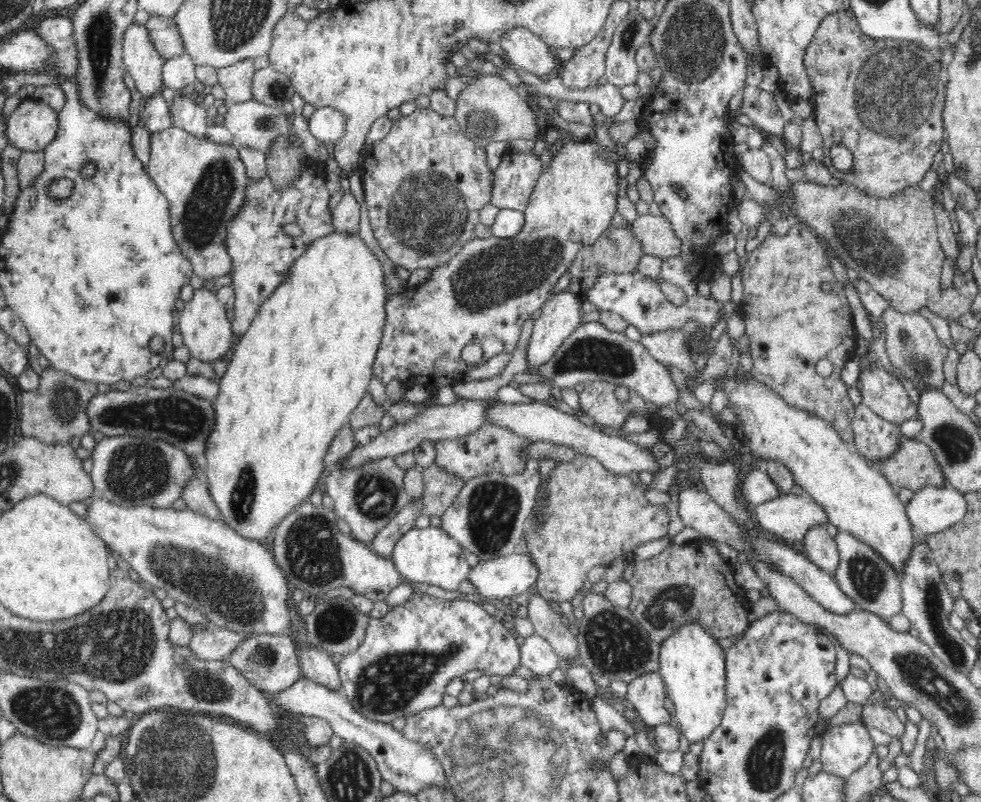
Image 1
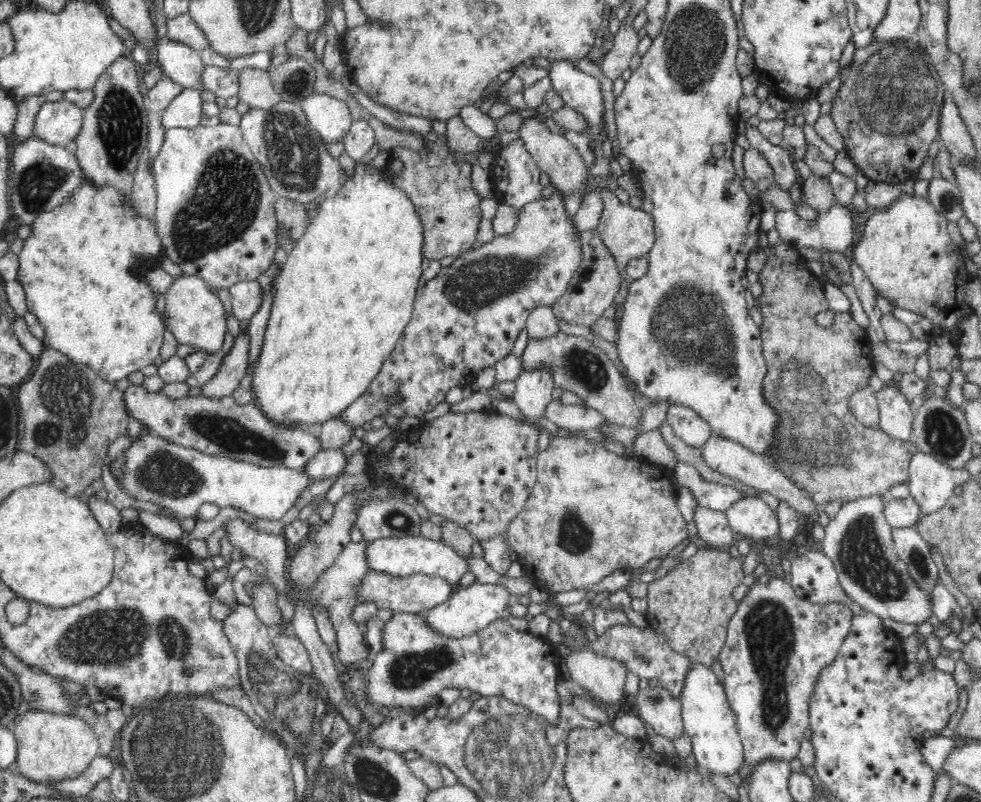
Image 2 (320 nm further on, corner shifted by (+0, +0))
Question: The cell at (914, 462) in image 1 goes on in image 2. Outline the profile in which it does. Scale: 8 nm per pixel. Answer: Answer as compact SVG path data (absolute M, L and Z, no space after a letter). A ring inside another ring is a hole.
M781 242L774 244L769 250L765 248L766 263L762 264L762 271L758 272L758 284L762 284L762 295L760 300L762 304L759 306L759 310L762 315L762 326L760 330L760 336L762 341L763 355L767 364L767 373L763 380L763 391L769 394L767 400L777 404L777 411L781 412L782 424L778 425L778 444L777 448L783 450L781 455L770 455L771 461L777 467L778 470L784 472L793 481L794 484L801 486L806 492L811 494L813 501L816 505L821 504L825 506L826 502L832 500L840 500L842 503L855 501L860 496L874 496L878 494L881 496L887 496L890 488L894 484L907 483L909 479L909 462L912 455L918 451L917 446L909 441L900 441L894 439L889 435L886 435L879 427L866 427L863 422L860 422L850 410L850 397L860 389L863 389L868 385L870 375L874 373L873 356L871 353L871 341L867 338L865 329L862 329L851 313L839 313L834 311L834 322L831 326L824 327L816 323L815 316L820 311L826 311L829 309L828 302L824 297L823 283L817 275L807 266L807 260L800 254L799 248L794 243Z

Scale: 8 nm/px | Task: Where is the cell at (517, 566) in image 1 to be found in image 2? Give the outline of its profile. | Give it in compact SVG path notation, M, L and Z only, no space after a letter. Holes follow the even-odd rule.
M476 581L466 587L456 587L446 602L425 611L424 615L436 633L441 633L444 637L466 637L478 633L496 619L506 616L506 608L512 599L513 597L501 585L482 584Z

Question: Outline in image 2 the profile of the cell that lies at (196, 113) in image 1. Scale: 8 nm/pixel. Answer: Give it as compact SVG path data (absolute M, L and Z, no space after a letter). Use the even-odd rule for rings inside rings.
M183 88L182 92L170 101L165 108L162 124L165 130L170 128L194 128L200 125L202 99L195 88Z

